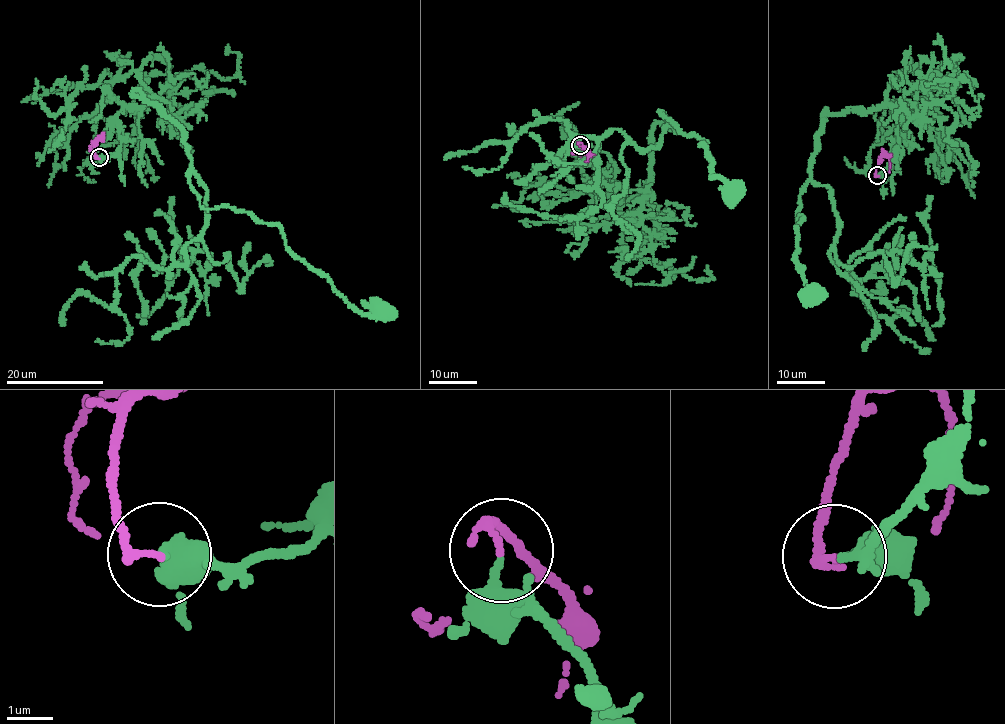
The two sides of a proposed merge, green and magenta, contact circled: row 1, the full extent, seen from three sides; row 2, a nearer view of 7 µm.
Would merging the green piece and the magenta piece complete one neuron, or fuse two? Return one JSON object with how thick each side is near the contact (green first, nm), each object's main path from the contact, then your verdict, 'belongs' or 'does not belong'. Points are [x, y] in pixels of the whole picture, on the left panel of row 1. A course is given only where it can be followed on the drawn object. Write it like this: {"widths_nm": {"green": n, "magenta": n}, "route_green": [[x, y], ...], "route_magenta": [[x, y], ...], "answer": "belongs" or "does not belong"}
{"widths_nm": {"green": 200, "magenta": 180}, "route_green": [[99, 158], [124, 107], [154, 98], [131, 93], [181, 129], [199, 204], [275, 223], [383, 311]], "route_magenta": [[99, 158], [94, 148], [98, 137], [89, 146], [93, 156]], "answer": "does not belong"}

